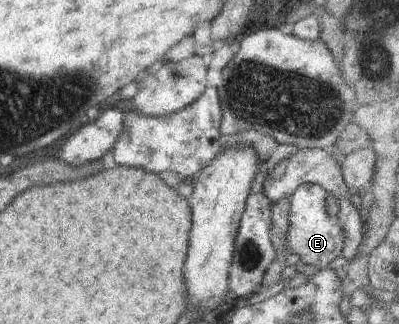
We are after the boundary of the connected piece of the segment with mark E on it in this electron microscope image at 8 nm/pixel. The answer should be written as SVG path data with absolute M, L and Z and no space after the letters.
M303 183L291 195L290 209L287 215L289 226L283 230L288 255L296 253L300 257L299 263L314 265L319 270L328 268L328 264L342 253L345 238L342 226L339 224L339 216L330 216L326 212L328 194L317 183Z

